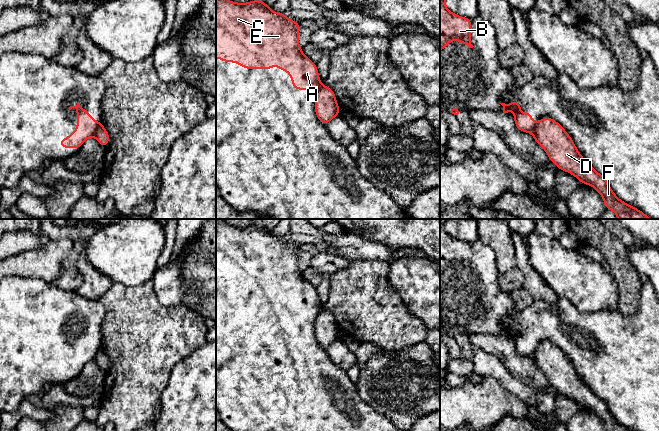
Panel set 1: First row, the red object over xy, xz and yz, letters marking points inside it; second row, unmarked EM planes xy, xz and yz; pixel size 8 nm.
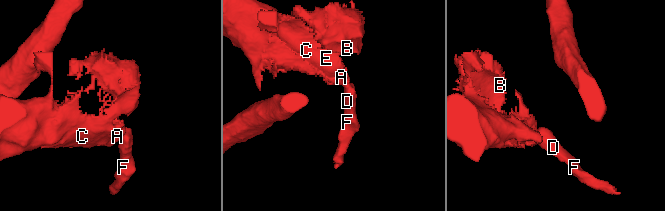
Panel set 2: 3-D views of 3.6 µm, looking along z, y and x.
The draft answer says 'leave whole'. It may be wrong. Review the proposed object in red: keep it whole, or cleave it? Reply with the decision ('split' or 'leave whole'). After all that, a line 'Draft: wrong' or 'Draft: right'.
split
Draft: wrong

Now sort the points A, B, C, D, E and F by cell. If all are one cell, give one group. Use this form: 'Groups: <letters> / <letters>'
Groups: A B C E / D F

